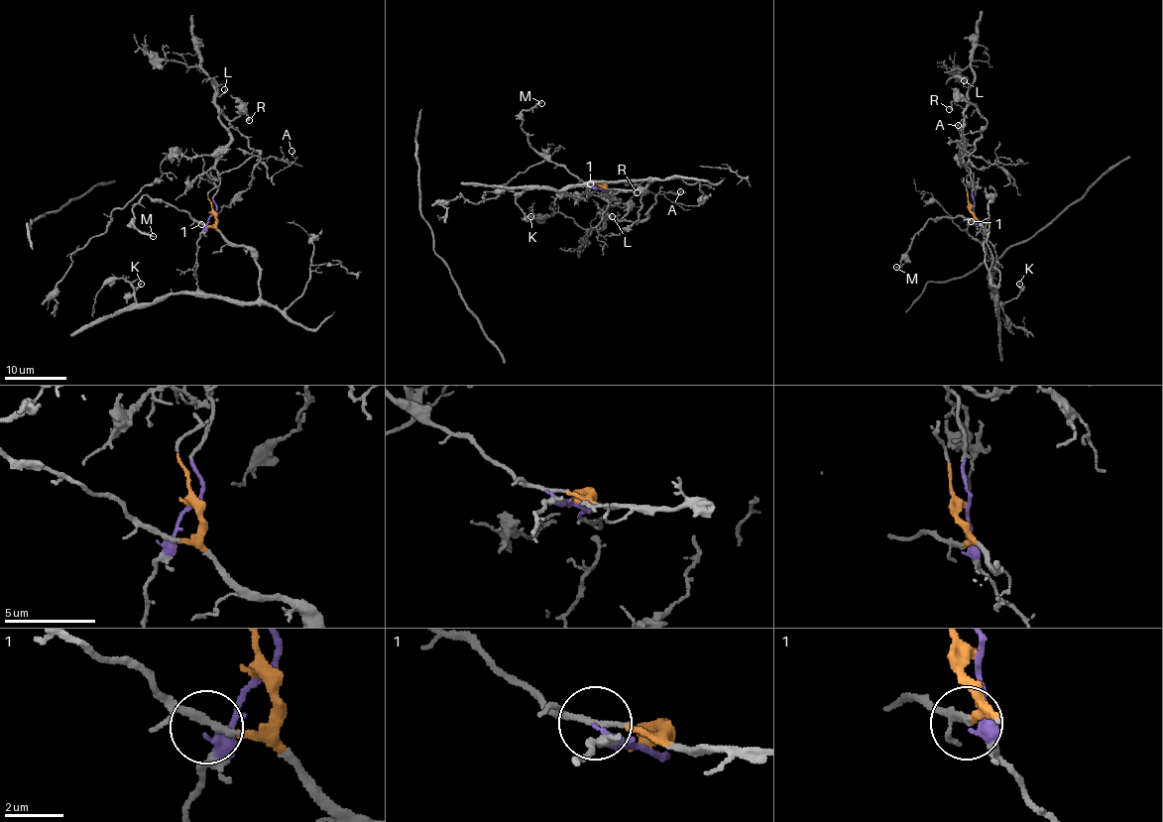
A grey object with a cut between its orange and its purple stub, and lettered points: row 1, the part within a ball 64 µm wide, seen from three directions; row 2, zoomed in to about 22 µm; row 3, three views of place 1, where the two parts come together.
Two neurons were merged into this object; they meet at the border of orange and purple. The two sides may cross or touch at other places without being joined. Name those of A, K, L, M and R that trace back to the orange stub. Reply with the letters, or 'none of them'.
K, M

